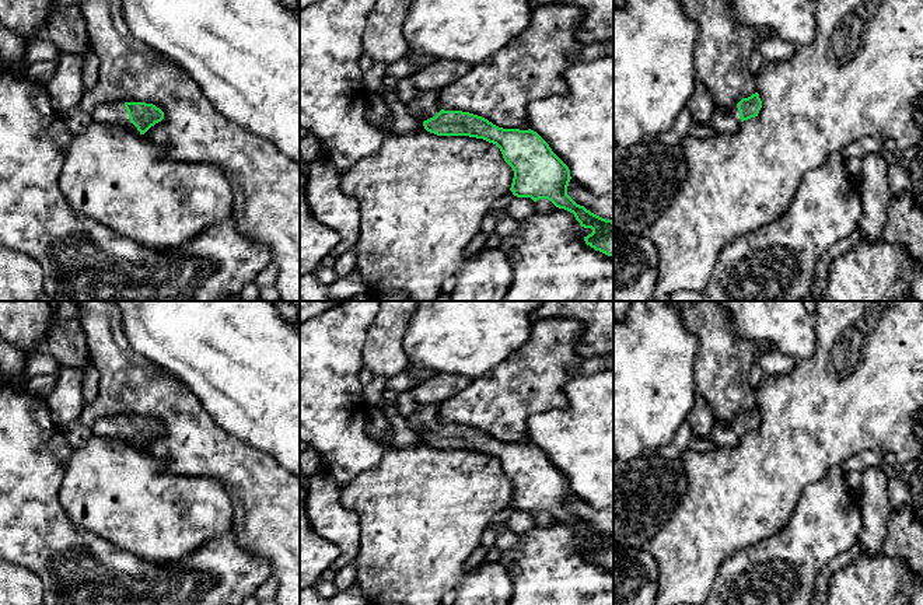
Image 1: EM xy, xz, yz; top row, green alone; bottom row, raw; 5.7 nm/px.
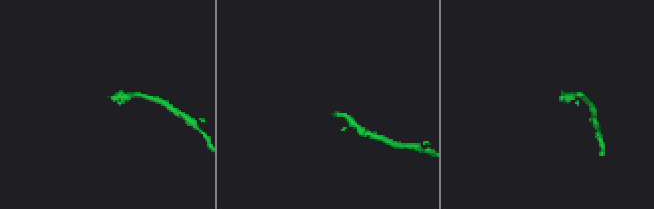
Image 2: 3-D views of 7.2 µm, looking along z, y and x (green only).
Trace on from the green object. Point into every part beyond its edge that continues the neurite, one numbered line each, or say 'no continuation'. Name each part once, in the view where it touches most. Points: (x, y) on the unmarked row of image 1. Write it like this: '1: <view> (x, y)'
1: xy (115, 426)

